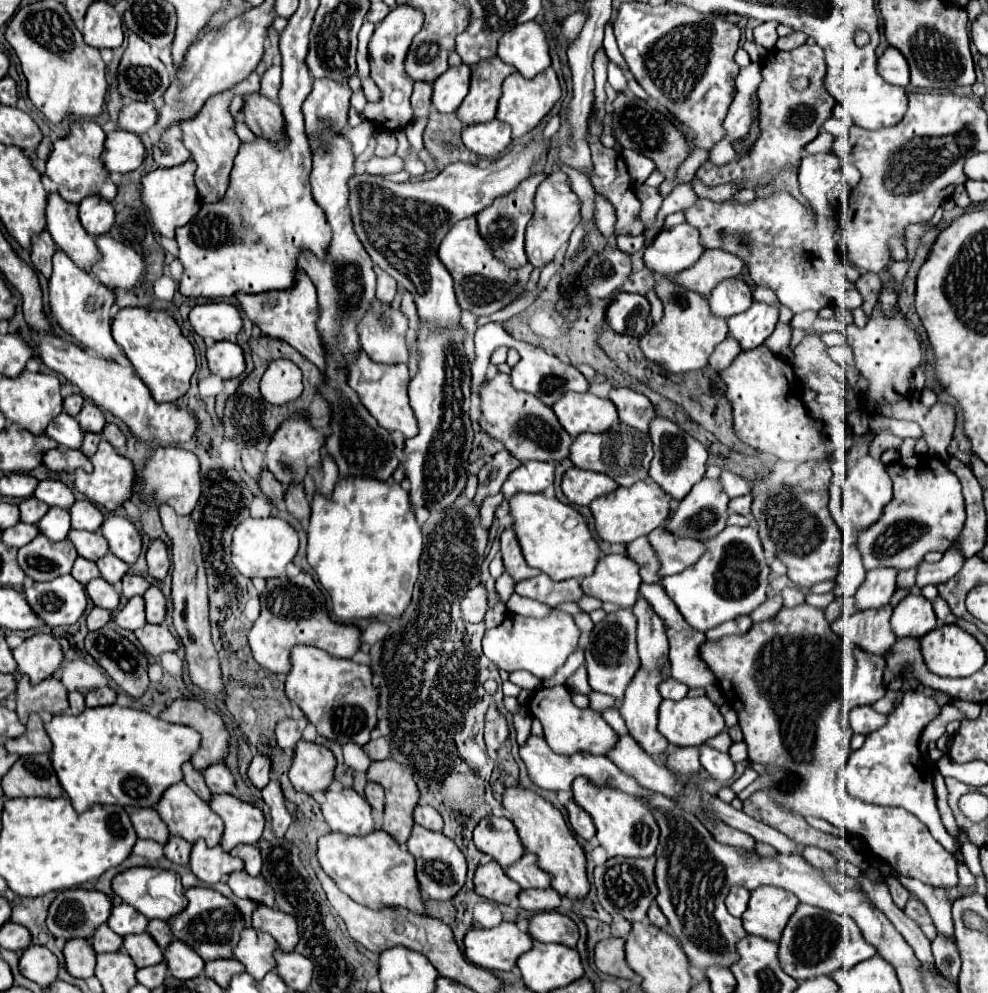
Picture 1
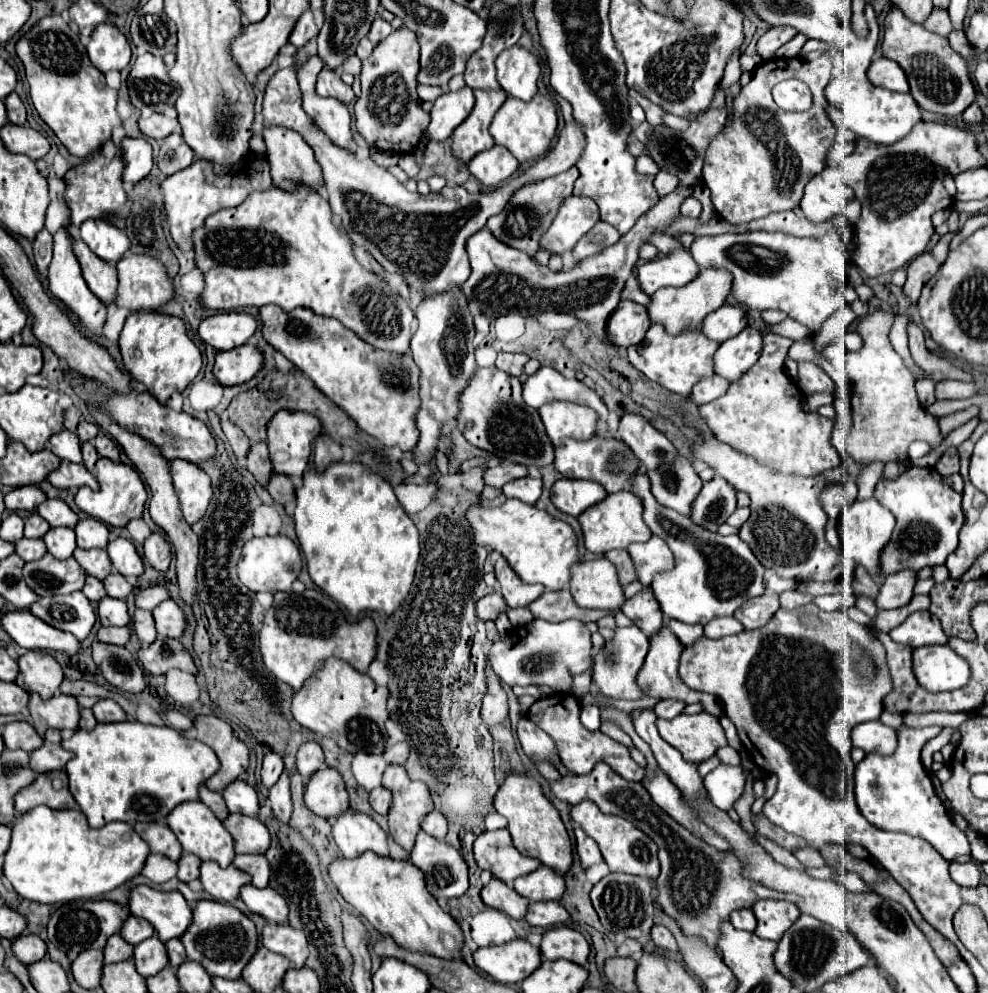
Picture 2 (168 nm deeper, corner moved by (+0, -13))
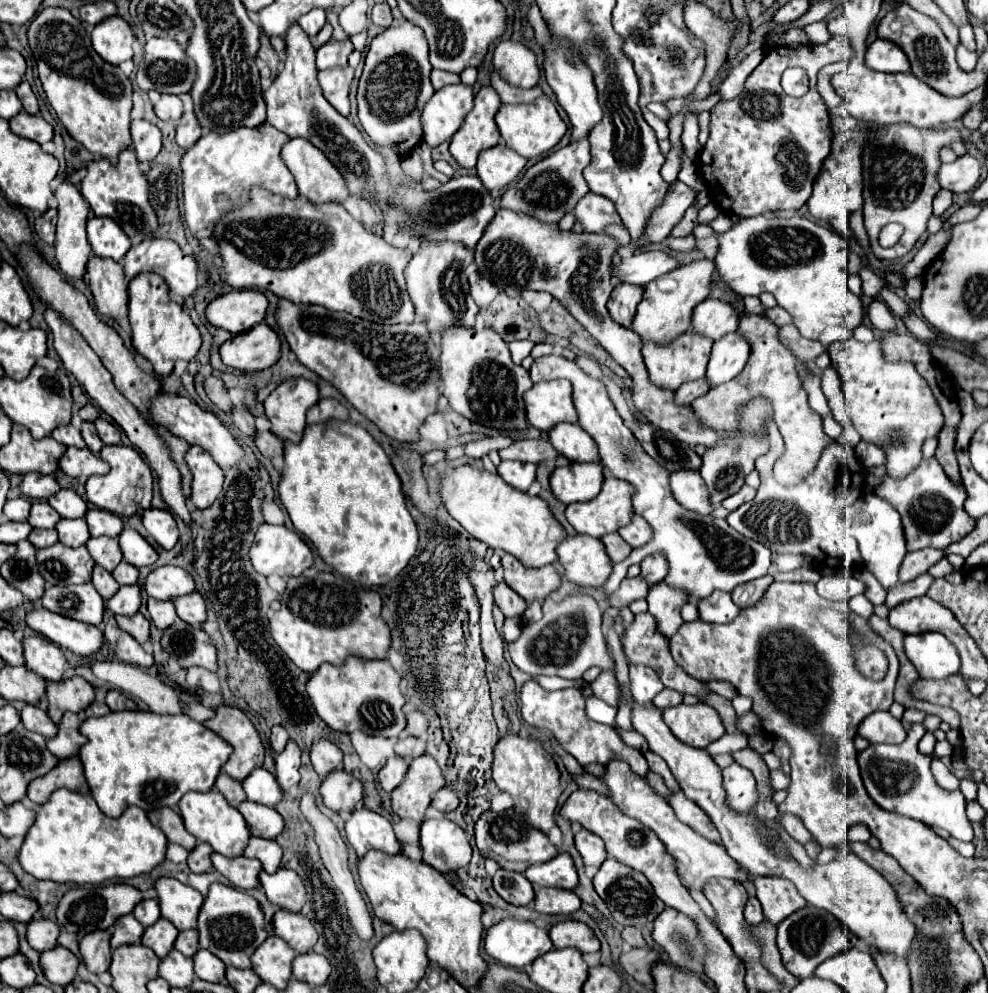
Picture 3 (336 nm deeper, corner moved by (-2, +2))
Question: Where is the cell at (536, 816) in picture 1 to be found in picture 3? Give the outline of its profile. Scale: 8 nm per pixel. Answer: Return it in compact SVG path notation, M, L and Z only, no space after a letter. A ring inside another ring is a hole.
M505 734L493 750L493 780L495 784L515 798L515 810L521 812L527 822L543 832L549 832L555 826L553 814L557 800L563 792L561 774L551 754L545 752L543 744L537 738L523 738L519 734Z

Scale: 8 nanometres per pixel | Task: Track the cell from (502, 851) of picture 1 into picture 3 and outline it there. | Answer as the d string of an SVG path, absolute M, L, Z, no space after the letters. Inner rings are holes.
M513 808L503 812L487 810L485 814L481 814L481 818L475 824L475 840L483 858L493 858L505 870L513 870L513 872L525 872L525 868L529 868L531 864L547 862L559 854L557 848L549 842L547 834L527 824L527 820L521 814L517 814Z

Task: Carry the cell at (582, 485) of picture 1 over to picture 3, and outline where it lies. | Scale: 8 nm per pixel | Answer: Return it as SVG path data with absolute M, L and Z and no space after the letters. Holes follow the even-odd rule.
M569 462L567 466L557 466L551 474L551 490L563 504L589 502L595 498L603 484L603 466L599 462Z

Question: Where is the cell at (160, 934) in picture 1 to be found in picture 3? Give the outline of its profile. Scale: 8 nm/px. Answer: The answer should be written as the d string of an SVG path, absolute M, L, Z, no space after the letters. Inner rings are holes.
M185 930L185 932L179 932L177 940L175 940L175 948L185 954L185 956L193 956L197 950L199 950L199 936L197 936L197 930Z

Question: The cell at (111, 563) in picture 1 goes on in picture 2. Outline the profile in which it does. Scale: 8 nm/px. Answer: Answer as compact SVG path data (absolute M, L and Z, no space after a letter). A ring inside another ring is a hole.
M113 571L109 577L105 577L103 585L105 585L107 595L115 597L115 599L125 599L133 589L133 585L123 575L119 575L117 571Z

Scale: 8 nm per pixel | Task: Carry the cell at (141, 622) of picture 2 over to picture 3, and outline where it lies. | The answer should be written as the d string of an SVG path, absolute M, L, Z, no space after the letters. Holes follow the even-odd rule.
M149 598L149 600L147 600L147 608L149 608L149 614L151 614L153 624L155 624L159 630L169 628L169 626L175 622L175 618L177 618L177 612L175 612L175 608L173 608L173 602L161 602L161 600Z

